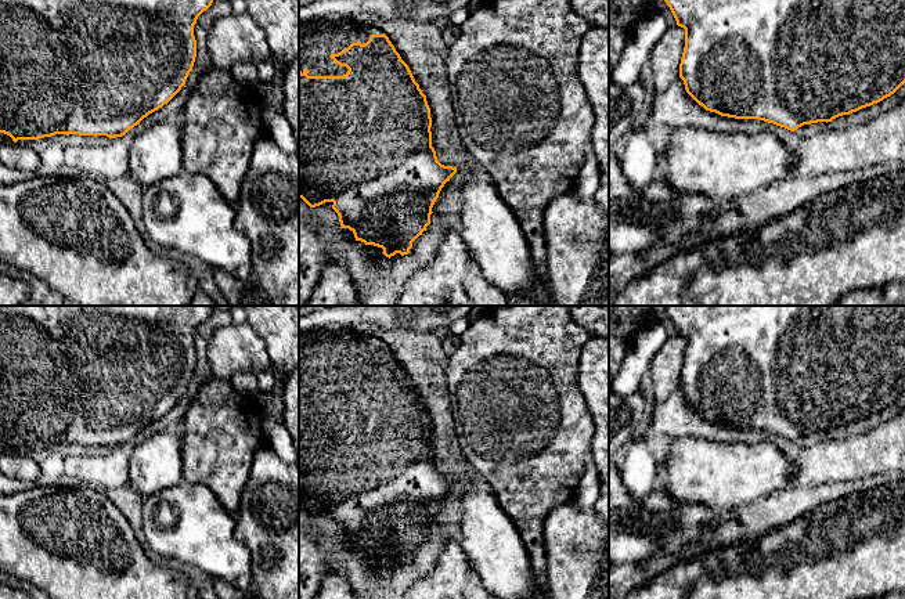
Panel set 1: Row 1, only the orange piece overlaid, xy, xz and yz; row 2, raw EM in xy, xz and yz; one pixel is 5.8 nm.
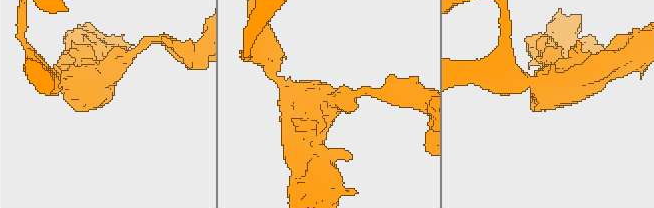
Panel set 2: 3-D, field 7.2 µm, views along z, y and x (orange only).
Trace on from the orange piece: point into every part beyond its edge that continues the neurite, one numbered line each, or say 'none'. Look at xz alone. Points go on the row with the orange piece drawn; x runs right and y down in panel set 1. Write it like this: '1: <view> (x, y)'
1: xz (317, 42)

